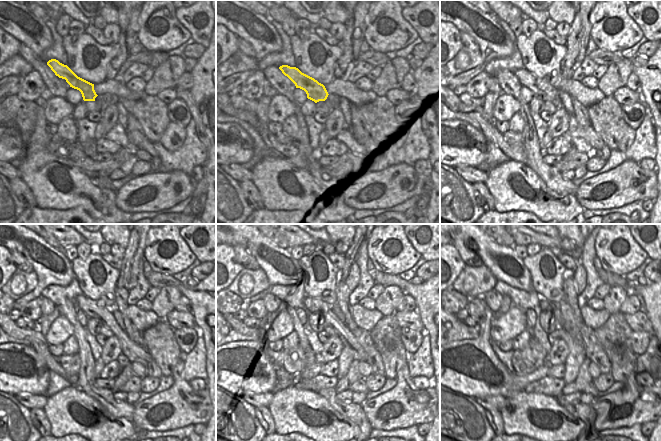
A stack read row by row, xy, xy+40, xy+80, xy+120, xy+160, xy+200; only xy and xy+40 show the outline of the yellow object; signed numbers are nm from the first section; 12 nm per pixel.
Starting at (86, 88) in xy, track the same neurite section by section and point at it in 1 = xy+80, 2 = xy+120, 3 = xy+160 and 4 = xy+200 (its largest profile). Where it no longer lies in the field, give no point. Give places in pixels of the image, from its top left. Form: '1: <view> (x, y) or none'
1: xy+80 (539, 87)
2: xy+120 (91, 308)
3: xy+160 (313, 305)
4: xy+200 (545, 305)

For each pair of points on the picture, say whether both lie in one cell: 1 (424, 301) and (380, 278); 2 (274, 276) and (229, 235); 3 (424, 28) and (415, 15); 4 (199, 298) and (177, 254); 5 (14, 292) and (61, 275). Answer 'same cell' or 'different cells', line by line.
1: same cell
2: same cell
3: same cell
4: different cells
5: different cells

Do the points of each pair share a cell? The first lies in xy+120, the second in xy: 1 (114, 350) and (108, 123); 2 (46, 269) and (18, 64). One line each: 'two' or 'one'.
1: one
2: two

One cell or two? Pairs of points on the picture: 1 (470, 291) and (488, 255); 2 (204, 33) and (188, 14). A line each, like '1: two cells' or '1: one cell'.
1: two cells
2: one cell

